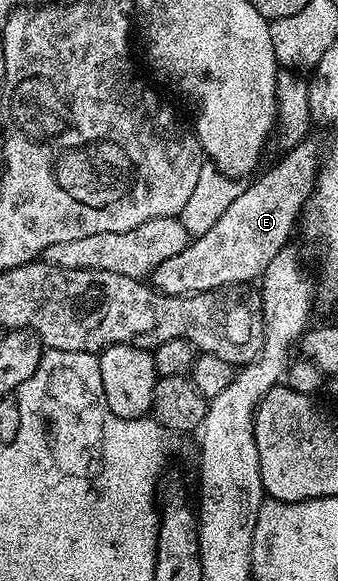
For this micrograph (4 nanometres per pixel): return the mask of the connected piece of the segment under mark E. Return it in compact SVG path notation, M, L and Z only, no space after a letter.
M303 139L298 146L287 148L269 171L261 170L206 233L195 236L182 253L166 257L153 269L151 286L167 295L193 295L259 280L275 254L291 242L296 221L316 190L322 155L314 139Z

